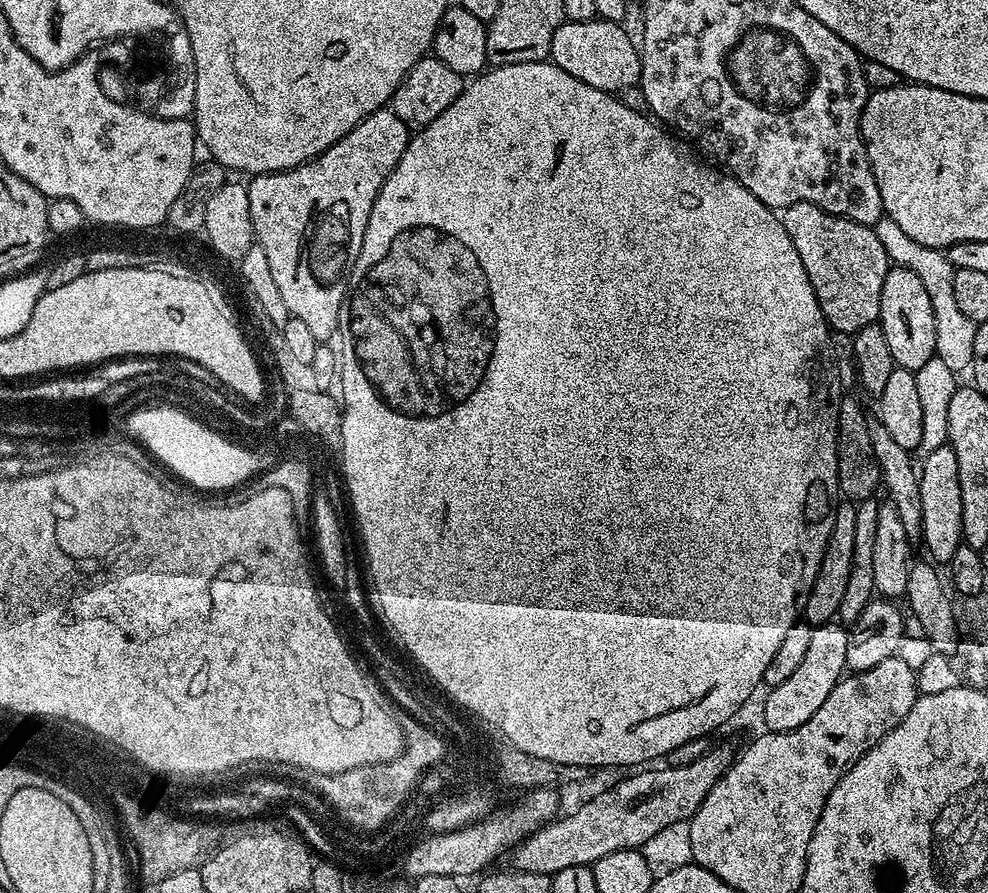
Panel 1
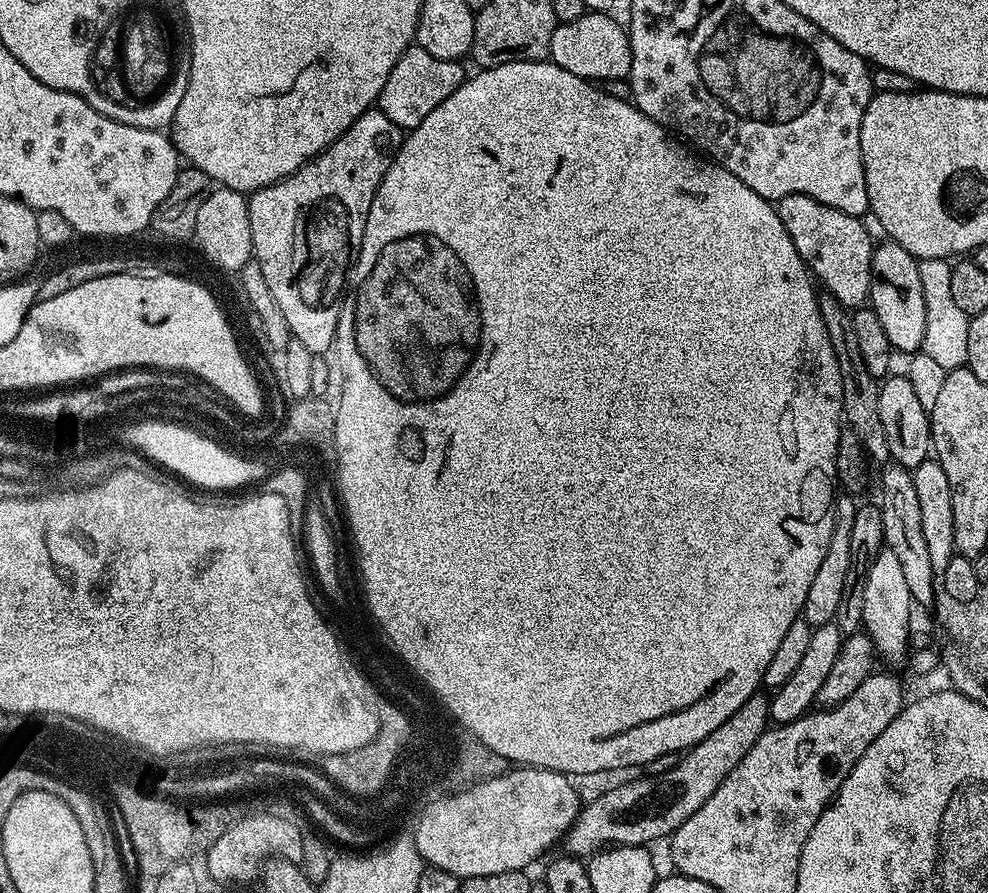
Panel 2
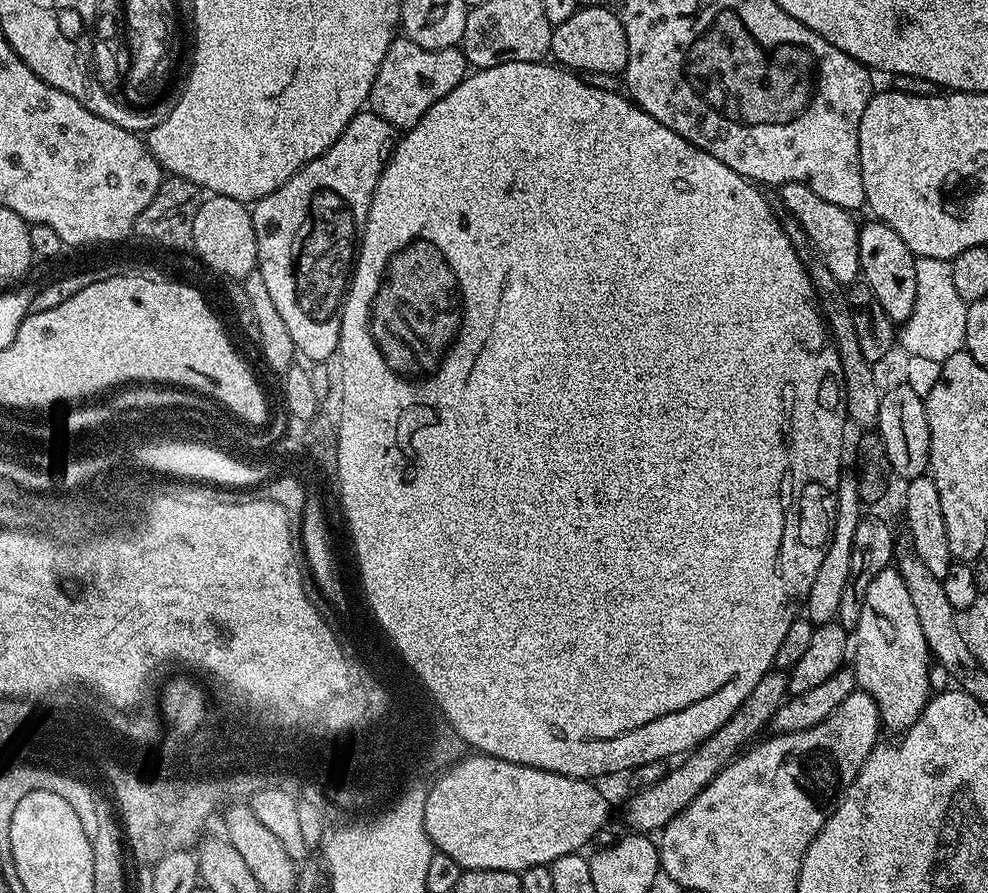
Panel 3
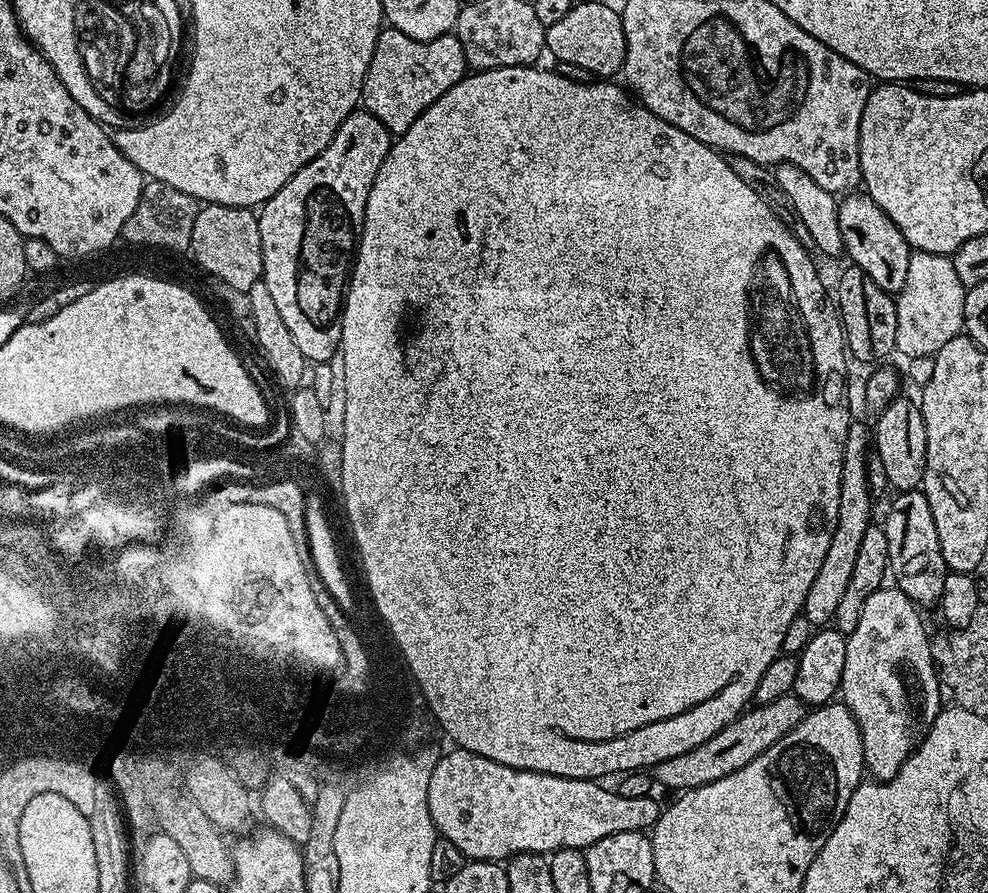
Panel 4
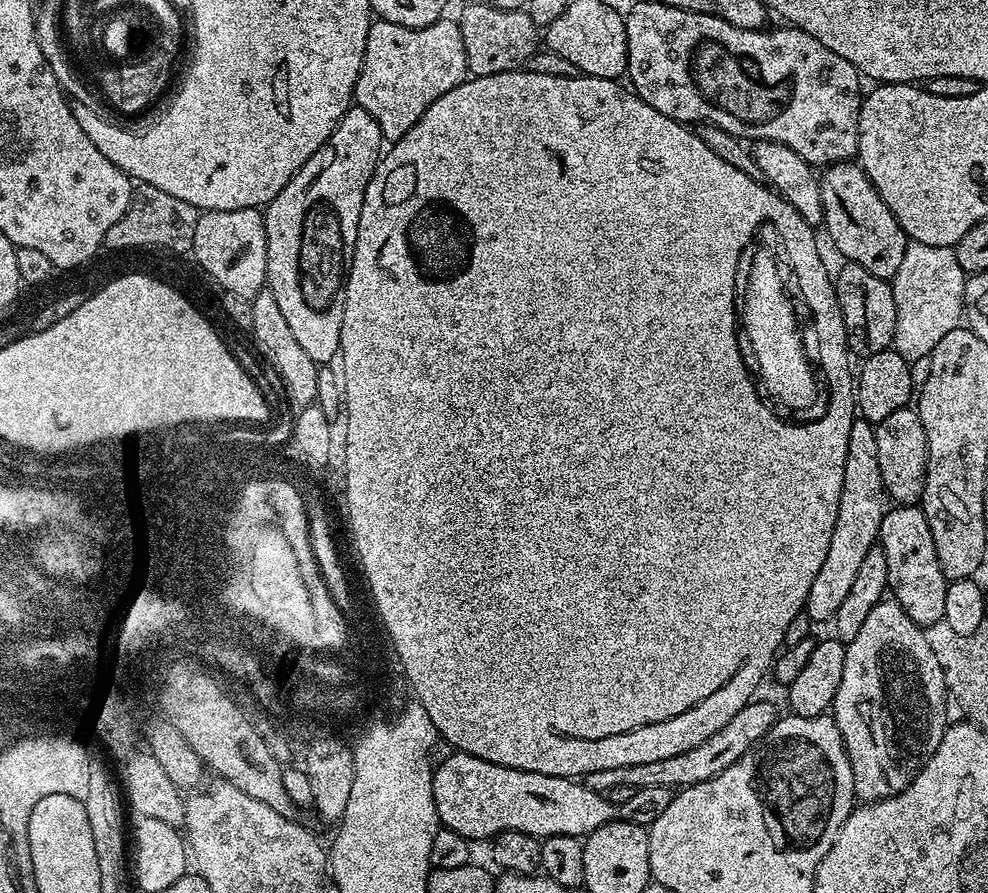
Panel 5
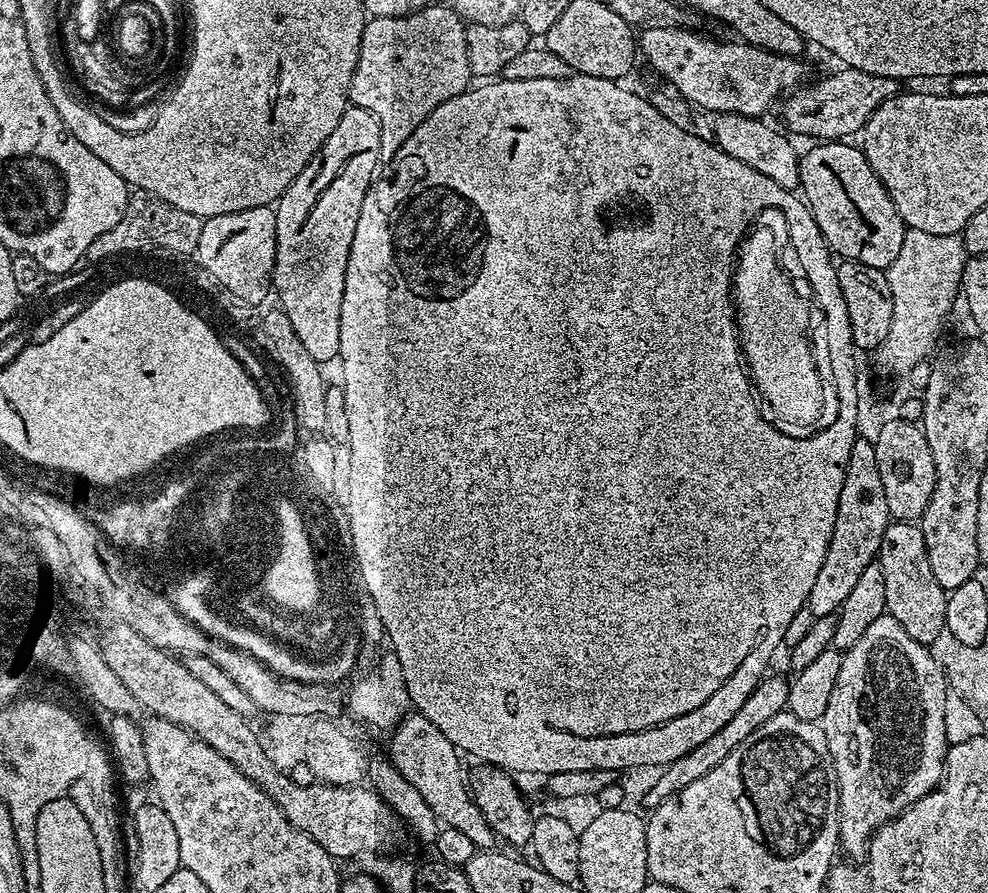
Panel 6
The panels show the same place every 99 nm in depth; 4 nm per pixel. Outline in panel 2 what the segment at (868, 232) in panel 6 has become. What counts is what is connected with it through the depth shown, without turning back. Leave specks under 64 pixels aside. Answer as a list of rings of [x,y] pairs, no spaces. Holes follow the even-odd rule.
[[[885,239],[872,250],[872,285],[868,291],[870,306],[878,314],[878,322],[886,330],[897,353],[919,353],[924,347],[926,334],[926,298],[922,298],[922,277],[918,274],[918,261],[893,240]]]

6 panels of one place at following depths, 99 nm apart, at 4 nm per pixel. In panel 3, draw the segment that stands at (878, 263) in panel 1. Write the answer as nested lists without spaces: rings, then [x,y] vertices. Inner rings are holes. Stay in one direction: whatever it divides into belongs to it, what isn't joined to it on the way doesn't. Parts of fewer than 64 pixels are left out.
[[[790,182],[779,185],[778,198],[784,203],[784,208],[798,218],[804,233],[810,238],[810,242],[818,250],[822,262],[826,262],[827,268],[834,273],[834,278],[845,286],[851,286],[861,279],[860,255],[858,254],[858,238],[861,225],[851,211],[842,206],[834,206],[834,202],[826,202],[826,198],[818,198],[810,186]]]

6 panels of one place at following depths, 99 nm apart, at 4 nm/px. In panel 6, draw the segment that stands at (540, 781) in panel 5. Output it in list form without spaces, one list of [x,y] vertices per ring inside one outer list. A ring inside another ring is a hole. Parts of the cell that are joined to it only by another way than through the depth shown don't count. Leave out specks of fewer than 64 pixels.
[[[765,675],[760,685],[750,694],[750,698],[746,698],[746,702],[742,702],[738,714],[734,714],[734,718],[730,718],[730,722],[726,726],[722,726],[722,730],[718,730],[718,734],[706,738],[706,742],[702,742],[702,746],[694,746],[694,750],[690,750],[690,754],[682,754],[682,758],[678,758],[661,771],[664,773],[649,786],[648,793],[644,796],[645,809],[657,808],[659,804],[666,802],[666,798],[678,794],[678,790],[686,790],[686,786],[690,786],[690,782],[698,782],[698,778],[702,778],[702,774],[710,774],[710,770],[714,770],[714,766],[718,766],[718,762],[722,762],[722,758],[726,758],[726,754],[730,754],[730,750],[734,750],[742,742],[746,742],[746,738],[750,738],[750,734],[754,734],[754,730],[758,730],[758,726],[766,726],[766,722],[770,722],[770,718],[774,718],[779,712],[787,709],[789,681],[772,675]]]

